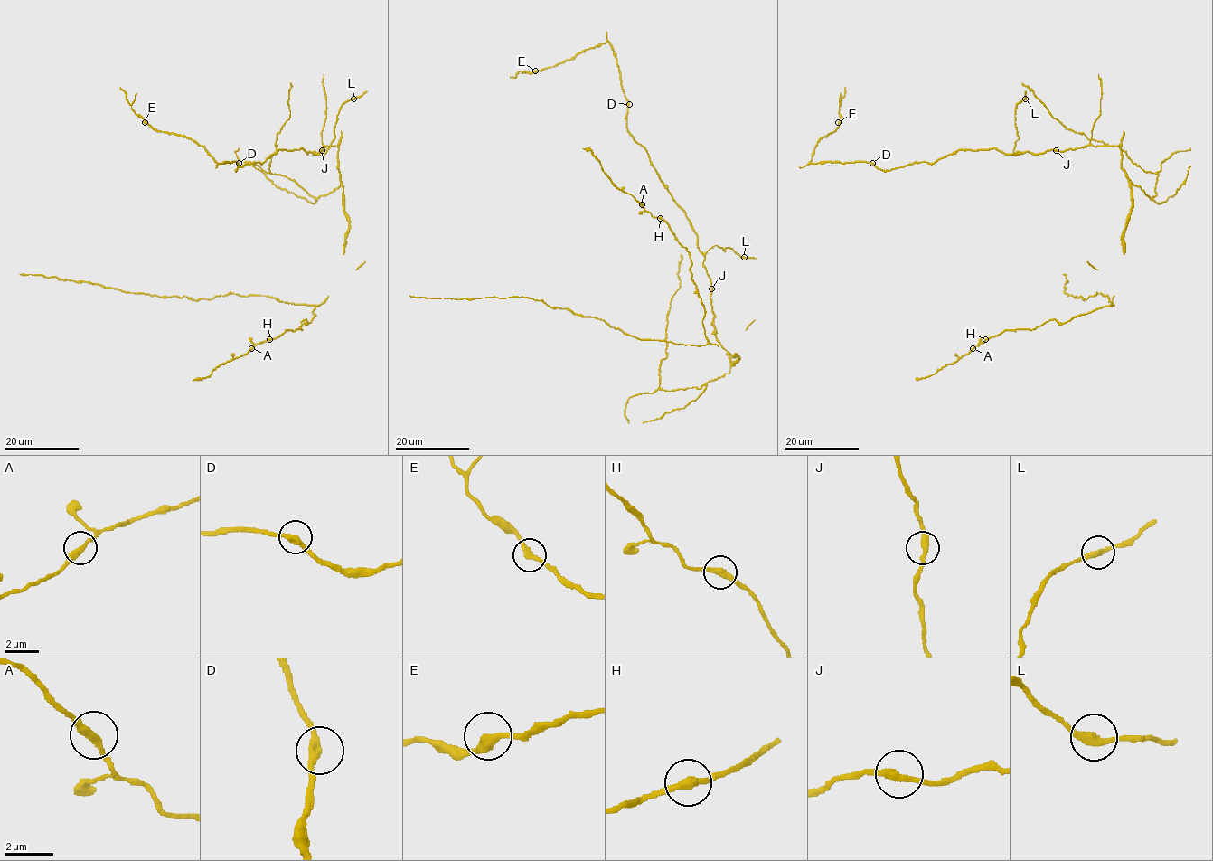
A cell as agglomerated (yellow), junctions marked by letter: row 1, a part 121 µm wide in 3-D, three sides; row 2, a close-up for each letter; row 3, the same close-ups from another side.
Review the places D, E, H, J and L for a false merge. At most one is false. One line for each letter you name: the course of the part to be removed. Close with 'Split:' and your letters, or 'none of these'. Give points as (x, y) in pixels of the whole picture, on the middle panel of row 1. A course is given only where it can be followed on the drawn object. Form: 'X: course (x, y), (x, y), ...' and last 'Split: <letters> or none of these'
Split: none of these

